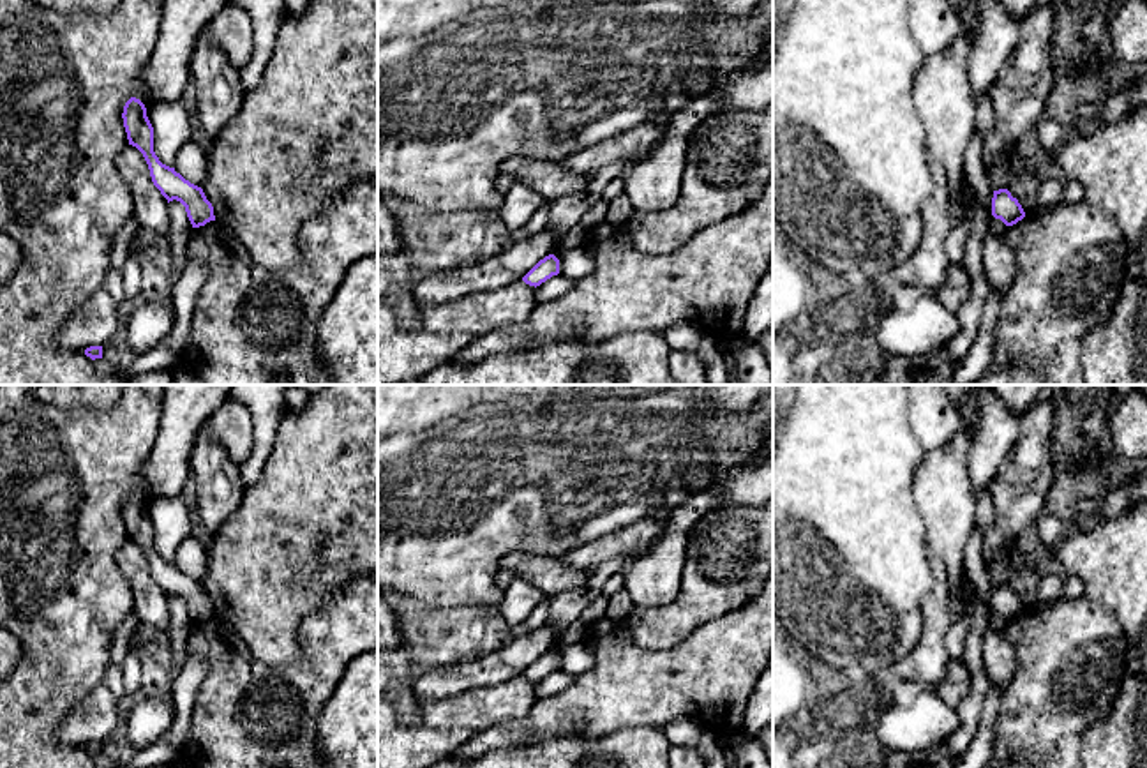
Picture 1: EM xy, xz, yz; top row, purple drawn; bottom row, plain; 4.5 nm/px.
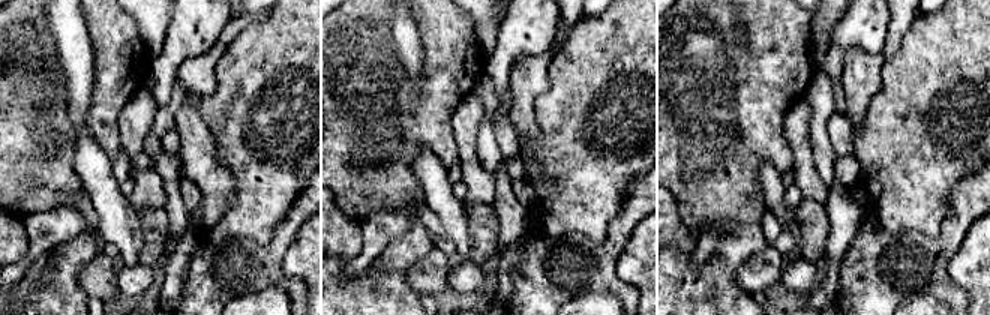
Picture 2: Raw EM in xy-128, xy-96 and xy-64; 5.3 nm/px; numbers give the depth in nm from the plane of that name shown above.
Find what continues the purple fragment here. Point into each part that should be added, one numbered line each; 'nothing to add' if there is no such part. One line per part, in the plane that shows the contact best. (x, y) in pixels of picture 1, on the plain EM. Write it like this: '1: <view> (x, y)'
nothing to add

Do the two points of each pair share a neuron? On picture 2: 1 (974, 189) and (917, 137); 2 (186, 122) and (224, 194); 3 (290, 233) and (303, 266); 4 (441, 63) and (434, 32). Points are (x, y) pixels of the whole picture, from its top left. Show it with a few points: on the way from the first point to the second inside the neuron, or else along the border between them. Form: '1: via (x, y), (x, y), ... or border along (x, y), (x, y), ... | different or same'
1: border along (974, 173), (956, 183), (950, 194), (948, 210) | different
2: via (197, 140), (201, 164), (212, 176) | same
3: border along (305, 221), (284, 257), (282, 273) | different
4: via (441, 56), (441, 39) | same

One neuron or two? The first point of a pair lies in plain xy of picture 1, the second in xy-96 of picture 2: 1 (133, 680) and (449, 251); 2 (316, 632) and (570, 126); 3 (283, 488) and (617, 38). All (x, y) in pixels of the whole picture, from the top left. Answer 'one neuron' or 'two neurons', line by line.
1: one neuron
2: two neurons
3: one neuron

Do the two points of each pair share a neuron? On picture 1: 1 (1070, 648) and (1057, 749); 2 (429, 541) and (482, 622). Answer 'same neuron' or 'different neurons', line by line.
1: same neuron
2: different neurons

